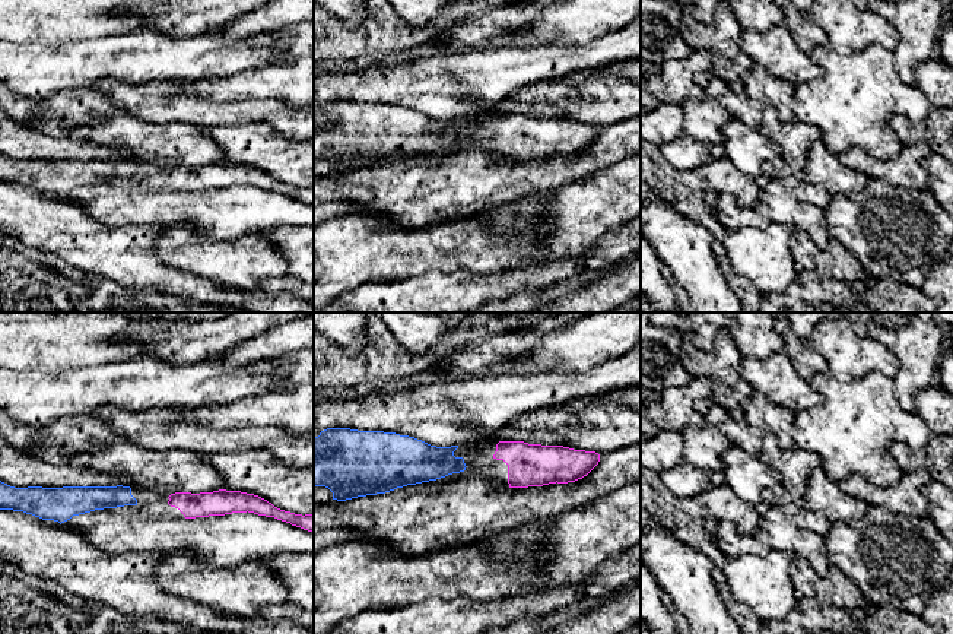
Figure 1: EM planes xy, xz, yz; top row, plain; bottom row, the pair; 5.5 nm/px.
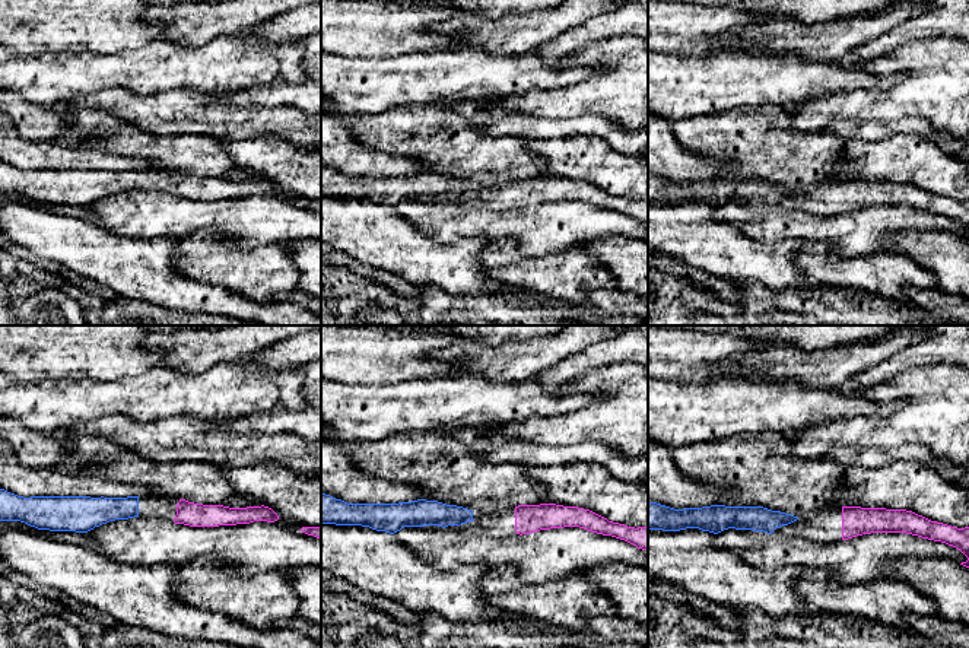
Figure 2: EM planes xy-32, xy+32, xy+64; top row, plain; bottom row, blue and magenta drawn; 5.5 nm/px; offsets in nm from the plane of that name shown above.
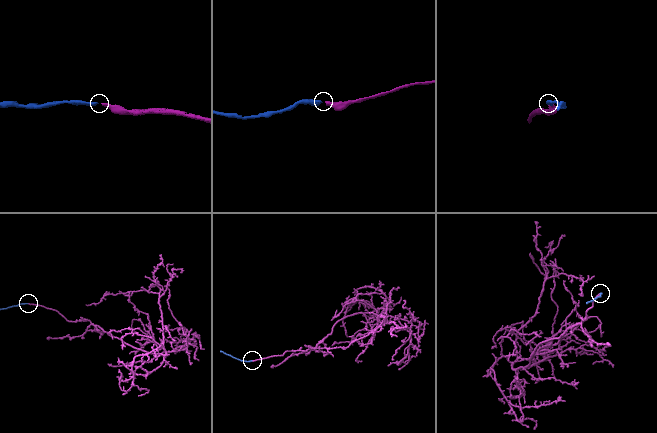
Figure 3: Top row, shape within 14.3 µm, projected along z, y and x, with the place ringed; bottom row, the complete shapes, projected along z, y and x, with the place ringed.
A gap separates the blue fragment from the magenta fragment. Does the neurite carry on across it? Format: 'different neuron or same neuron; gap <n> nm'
same neuron; gap 160 nm

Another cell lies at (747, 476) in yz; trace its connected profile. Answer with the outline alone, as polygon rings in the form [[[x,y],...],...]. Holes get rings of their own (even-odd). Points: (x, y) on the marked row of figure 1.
[[[731,447],[724,454],[725,484],[744,501],[763,505],[762,492],[781,481],[779,473],[765,465],[760,457],[746,454]]]

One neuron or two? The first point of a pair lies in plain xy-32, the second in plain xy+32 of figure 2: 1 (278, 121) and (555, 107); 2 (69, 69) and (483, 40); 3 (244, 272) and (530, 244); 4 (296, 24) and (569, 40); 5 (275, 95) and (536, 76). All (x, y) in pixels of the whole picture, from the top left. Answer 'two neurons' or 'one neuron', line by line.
1: two neurons
2: two neurons
3: two neurons
4: one neuron
5: two neurons

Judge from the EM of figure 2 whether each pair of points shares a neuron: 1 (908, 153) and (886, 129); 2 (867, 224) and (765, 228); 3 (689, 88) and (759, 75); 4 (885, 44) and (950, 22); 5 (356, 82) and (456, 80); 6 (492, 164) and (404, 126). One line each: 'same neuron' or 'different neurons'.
1: different neurons
2: same neuron
3: same neuron
4: same neuron
5: same neuron
6: same neuron

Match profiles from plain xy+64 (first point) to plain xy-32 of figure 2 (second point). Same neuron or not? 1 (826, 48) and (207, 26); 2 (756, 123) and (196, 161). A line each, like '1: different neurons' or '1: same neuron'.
1: same neuron
2: same neuron

